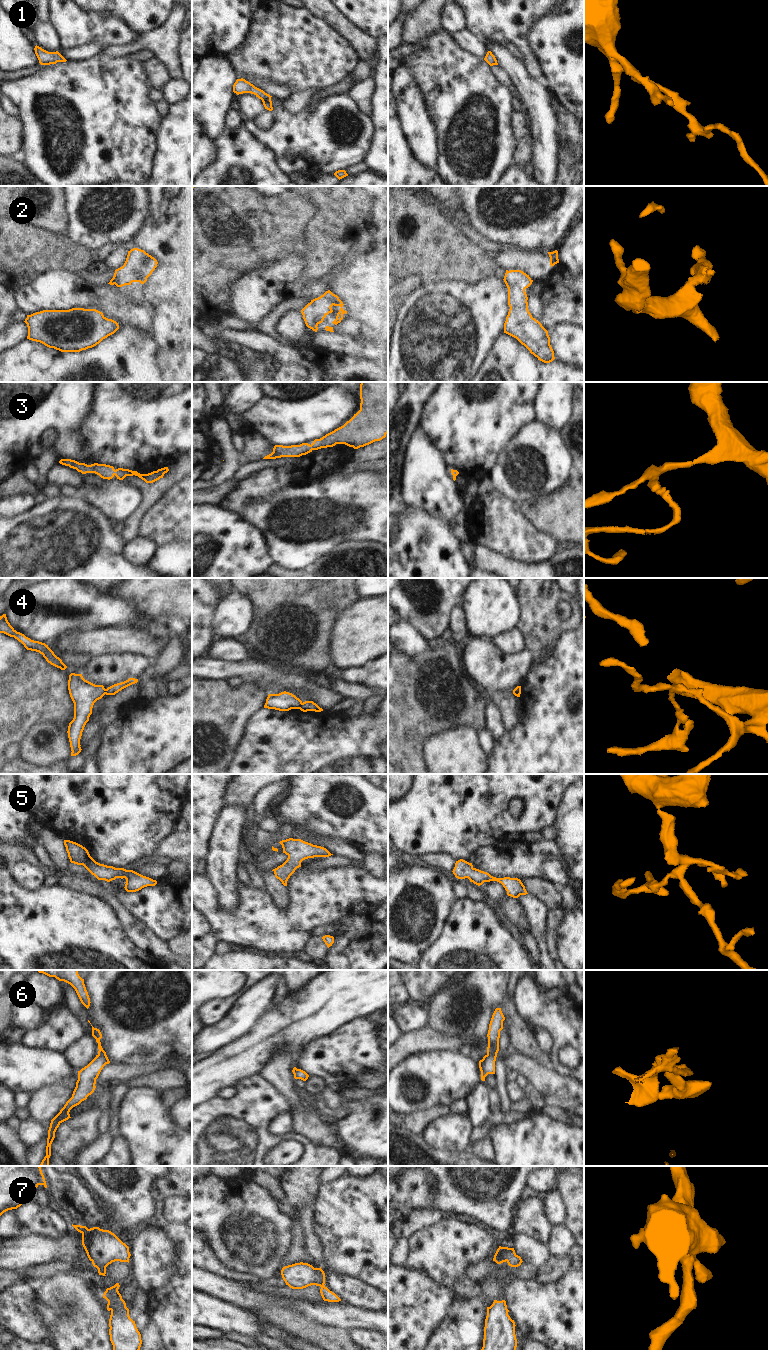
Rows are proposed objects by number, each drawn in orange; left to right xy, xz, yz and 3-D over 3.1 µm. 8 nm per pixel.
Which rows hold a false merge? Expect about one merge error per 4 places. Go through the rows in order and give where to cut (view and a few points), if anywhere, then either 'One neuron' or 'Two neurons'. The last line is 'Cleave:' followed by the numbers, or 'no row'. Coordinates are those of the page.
1: No split. One neuron
2: No split. One neuron
3: No split. One neuron
4: Split along xz (302, 703), (299, 708). Two neurons
5: No split. One neuron
6: No split. One neuron
7: No split. One neuron
Cleave: 4

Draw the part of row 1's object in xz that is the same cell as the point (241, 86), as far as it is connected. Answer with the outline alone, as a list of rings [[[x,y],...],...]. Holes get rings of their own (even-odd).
[[[237,79],[236,82],[233,85],[233,92],[237,95],[243,94],[243,93],[251,93],[254,94],[256,97],[262,100],[263,105],[265,109],[272,111],[272,101],[269,94],[265,93],[263,90],[255,87],[250,82],[246,81],[245,79]]]

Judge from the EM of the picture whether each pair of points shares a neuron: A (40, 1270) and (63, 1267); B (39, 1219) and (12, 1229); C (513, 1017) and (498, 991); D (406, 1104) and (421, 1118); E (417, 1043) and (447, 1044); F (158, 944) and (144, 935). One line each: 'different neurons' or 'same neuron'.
A: same neuron
B: different neurons
C: different neurons
D: different neurons
E: same neuron
F: same neuron

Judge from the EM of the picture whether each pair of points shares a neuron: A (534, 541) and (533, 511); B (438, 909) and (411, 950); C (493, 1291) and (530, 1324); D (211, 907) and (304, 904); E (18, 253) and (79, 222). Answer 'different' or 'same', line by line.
A: different
B: same
C: different
D: same
E: different

